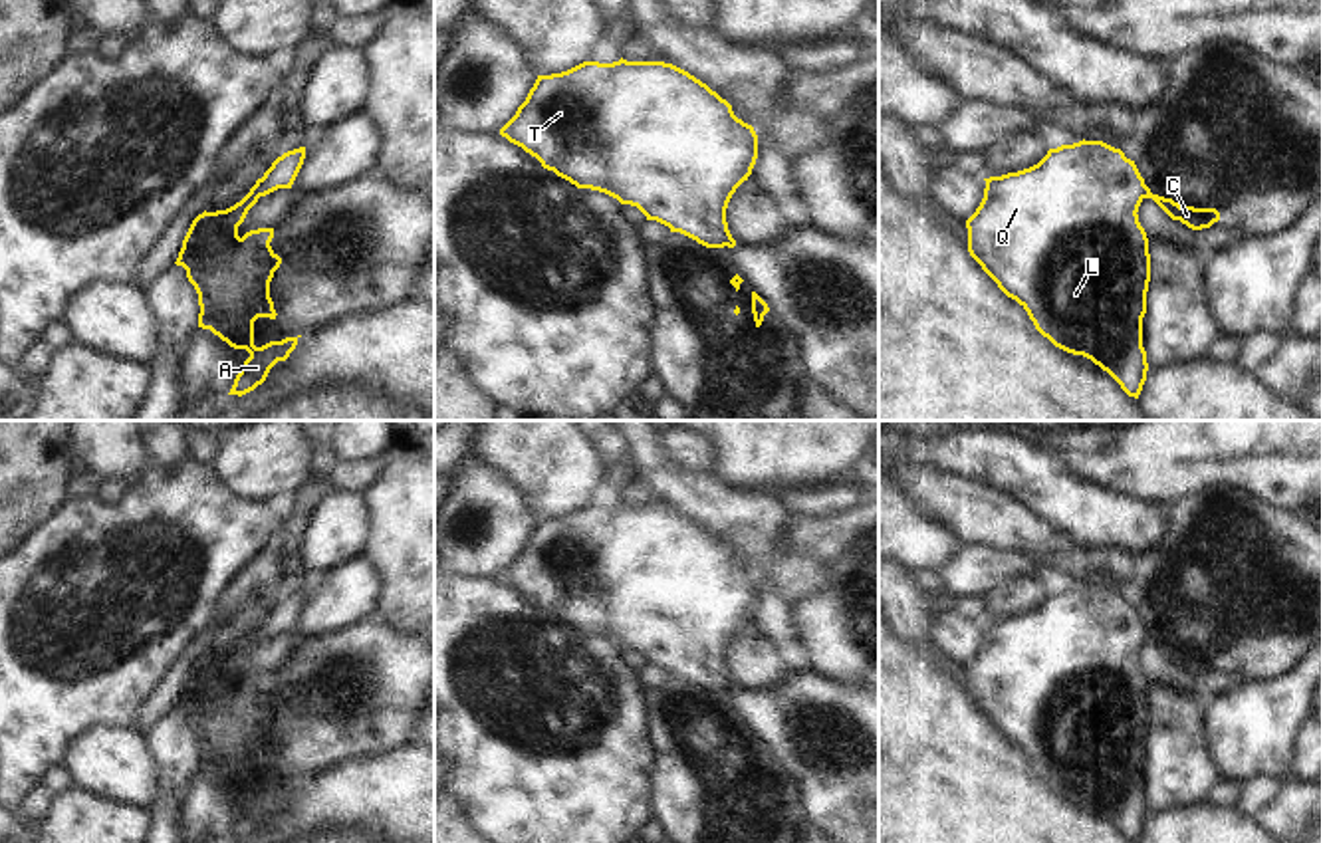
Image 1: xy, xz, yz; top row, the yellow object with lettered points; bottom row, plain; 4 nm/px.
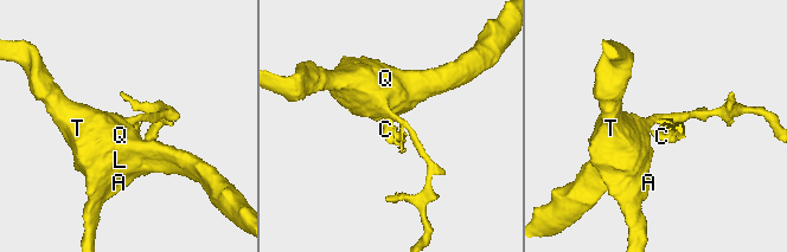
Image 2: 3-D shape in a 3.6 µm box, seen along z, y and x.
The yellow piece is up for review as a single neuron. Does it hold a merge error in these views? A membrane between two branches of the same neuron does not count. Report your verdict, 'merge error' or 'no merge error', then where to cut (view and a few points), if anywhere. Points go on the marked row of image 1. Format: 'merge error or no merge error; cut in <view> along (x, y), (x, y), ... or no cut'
merge error; cut in yz along (1145, 185), (1143, 197)

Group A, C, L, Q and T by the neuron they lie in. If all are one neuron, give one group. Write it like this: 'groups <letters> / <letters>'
groups A L Q T / C

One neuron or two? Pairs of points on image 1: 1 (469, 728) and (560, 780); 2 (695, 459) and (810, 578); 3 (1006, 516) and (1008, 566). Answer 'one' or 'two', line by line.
1: one
2: two
3: two

